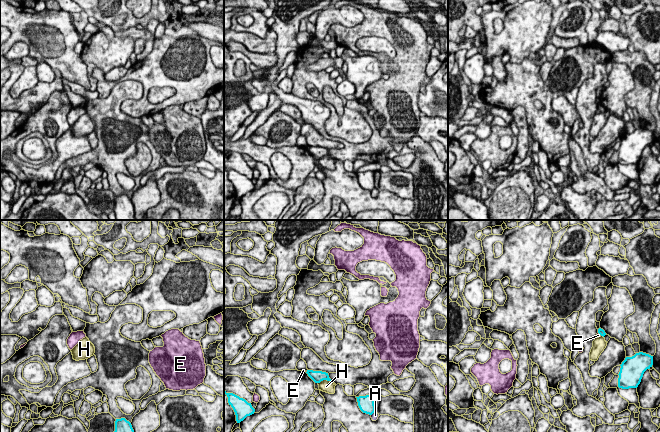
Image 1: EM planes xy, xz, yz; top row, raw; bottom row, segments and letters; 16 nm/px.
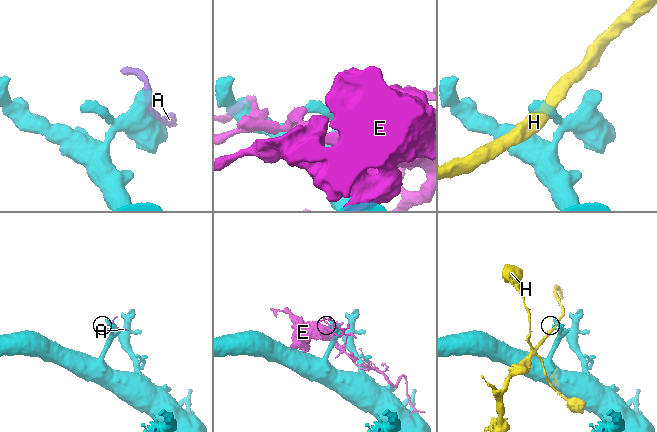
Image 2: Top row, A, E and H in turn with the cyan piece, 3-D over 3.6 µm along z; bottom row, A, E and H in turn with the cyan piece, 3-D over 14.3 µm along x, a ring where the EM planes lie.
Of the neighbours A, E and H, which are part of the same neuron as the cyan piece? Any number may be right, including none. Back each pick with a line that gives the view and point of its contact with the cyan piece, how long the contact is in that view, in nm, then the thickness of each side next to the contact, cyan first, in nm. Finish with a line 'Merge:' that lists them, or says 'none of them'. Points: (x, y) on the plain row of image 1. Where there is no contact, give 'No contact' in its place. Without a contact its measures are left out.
Merge: none of them

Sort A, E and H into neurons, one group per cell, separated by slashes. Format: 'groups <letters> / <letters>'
groups A / E / H

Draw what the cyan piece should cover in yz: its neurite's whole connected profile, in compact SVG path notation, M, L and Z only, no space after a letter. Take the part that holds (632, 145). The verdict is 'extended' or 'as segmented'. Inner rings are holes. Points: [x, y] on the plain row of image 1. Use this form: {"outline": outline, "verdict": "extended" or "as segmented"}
{"outline": "M639 128L626 133L620 141L618 163L622 165L637 164L644 148L653 141L653 132Z", "verdict": "as segmented"}

